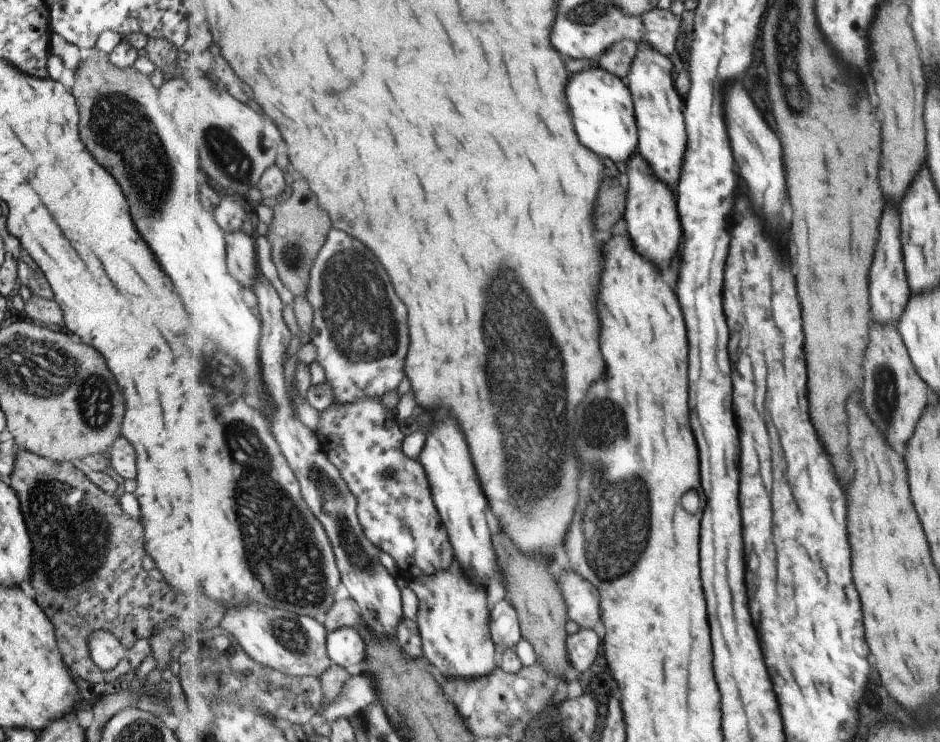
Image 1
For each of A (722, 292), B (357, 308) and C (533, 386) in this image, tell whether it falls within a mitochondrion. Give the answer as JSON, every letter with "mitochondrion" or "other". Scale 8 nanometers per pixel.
{"A":"other","B":"mitochondrion","C":"mitochondrion"}

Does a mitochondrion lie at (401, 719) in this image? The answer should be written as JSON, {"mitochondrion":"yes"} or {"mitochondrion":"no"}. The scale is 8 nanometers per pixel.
{"mitochondrion":"yes"}

